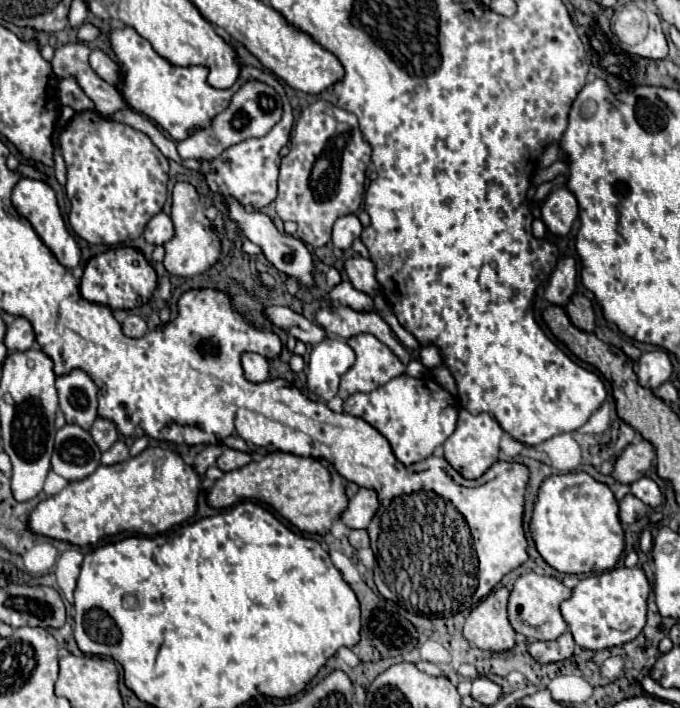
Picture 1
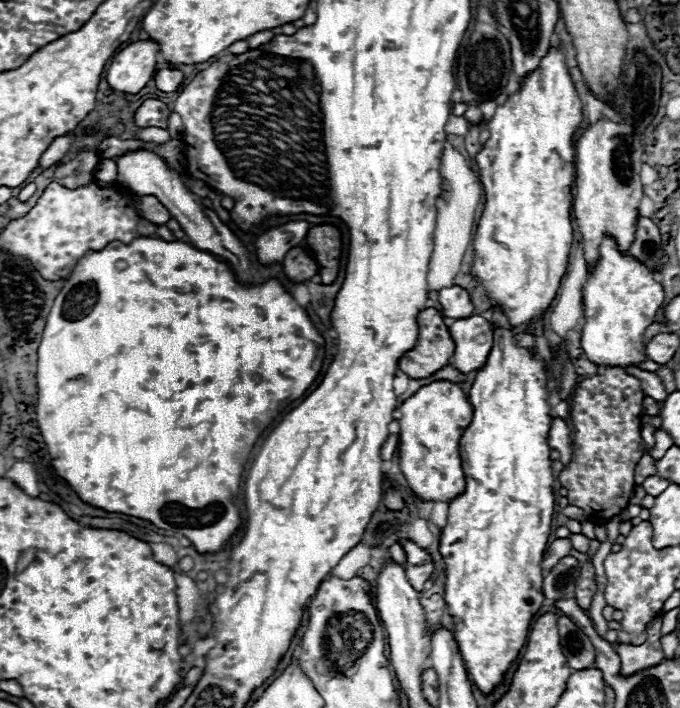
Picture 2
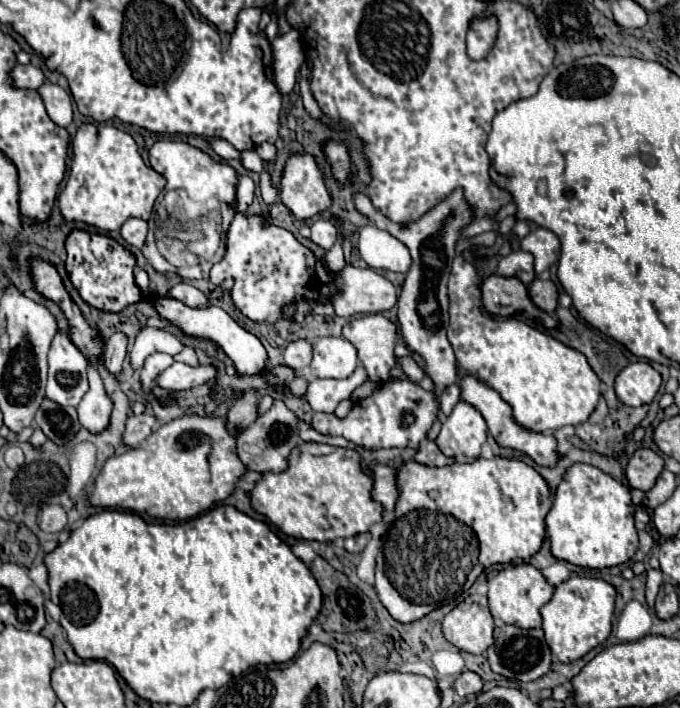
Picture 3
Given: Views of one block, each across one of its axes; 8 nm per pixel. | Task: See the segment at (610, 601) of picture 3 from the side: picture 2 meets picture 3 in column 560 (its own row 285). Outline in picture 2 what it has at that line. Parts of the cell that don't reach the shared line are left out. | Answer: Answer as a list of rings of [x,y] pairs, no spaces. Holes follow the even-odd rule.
[[[604,236],[600,258],[588,272],[582,294],[582,348],[588,360],[598,366],[632,366],[646,360],[642,334],[654,322],[664,300],[664,288],[654,280],[654,272],[634,256],[622,254],[612,236]]]

